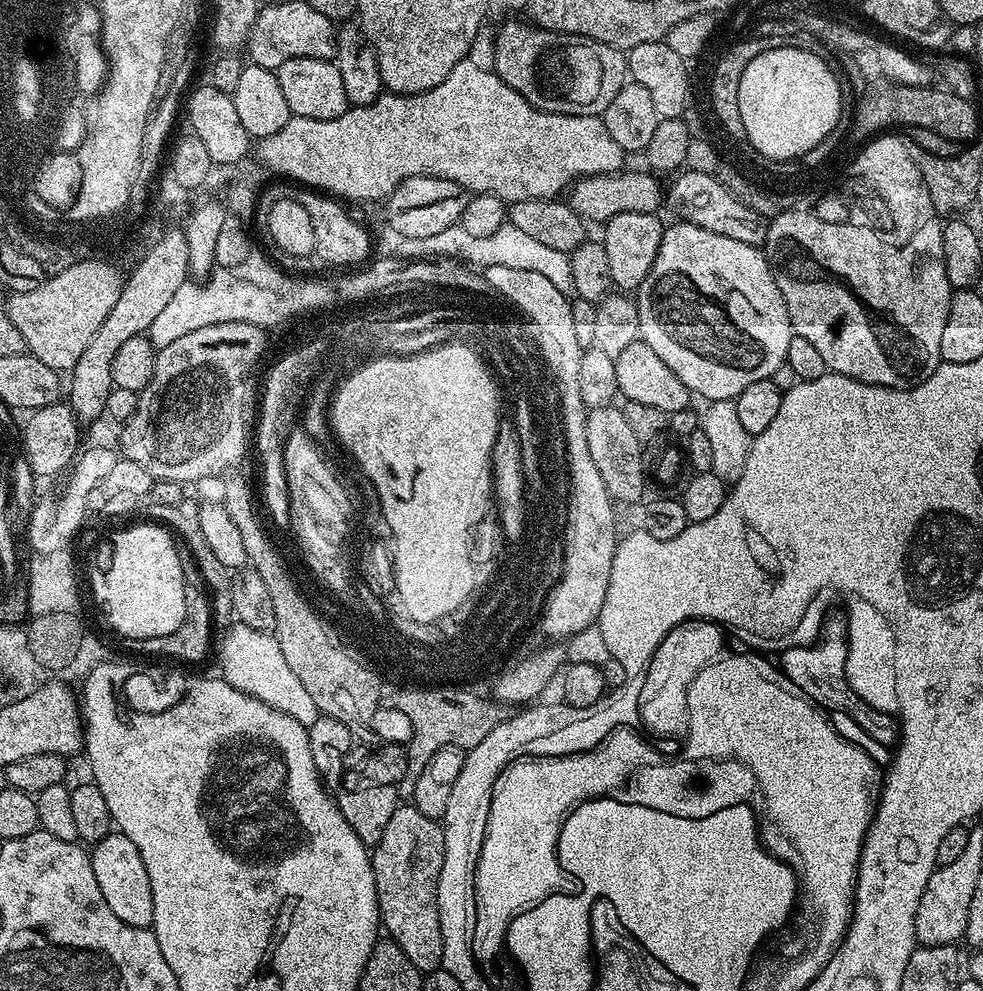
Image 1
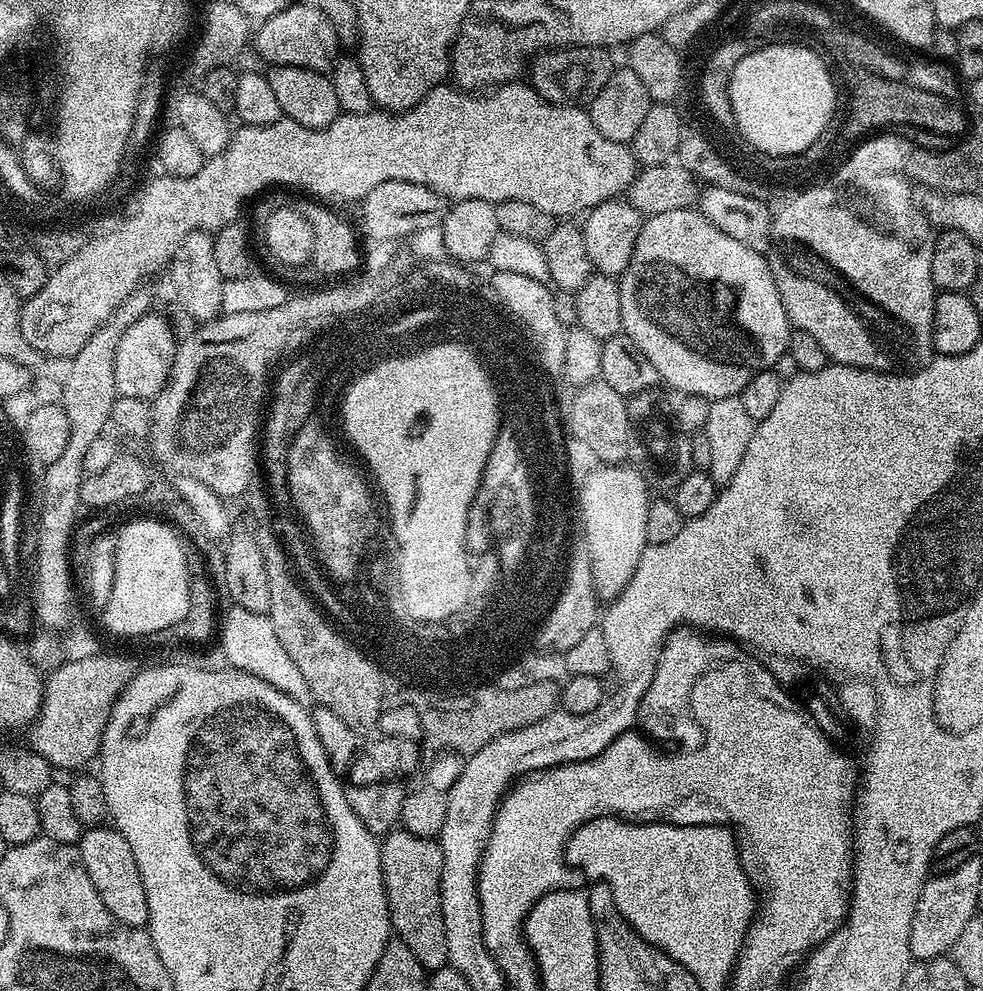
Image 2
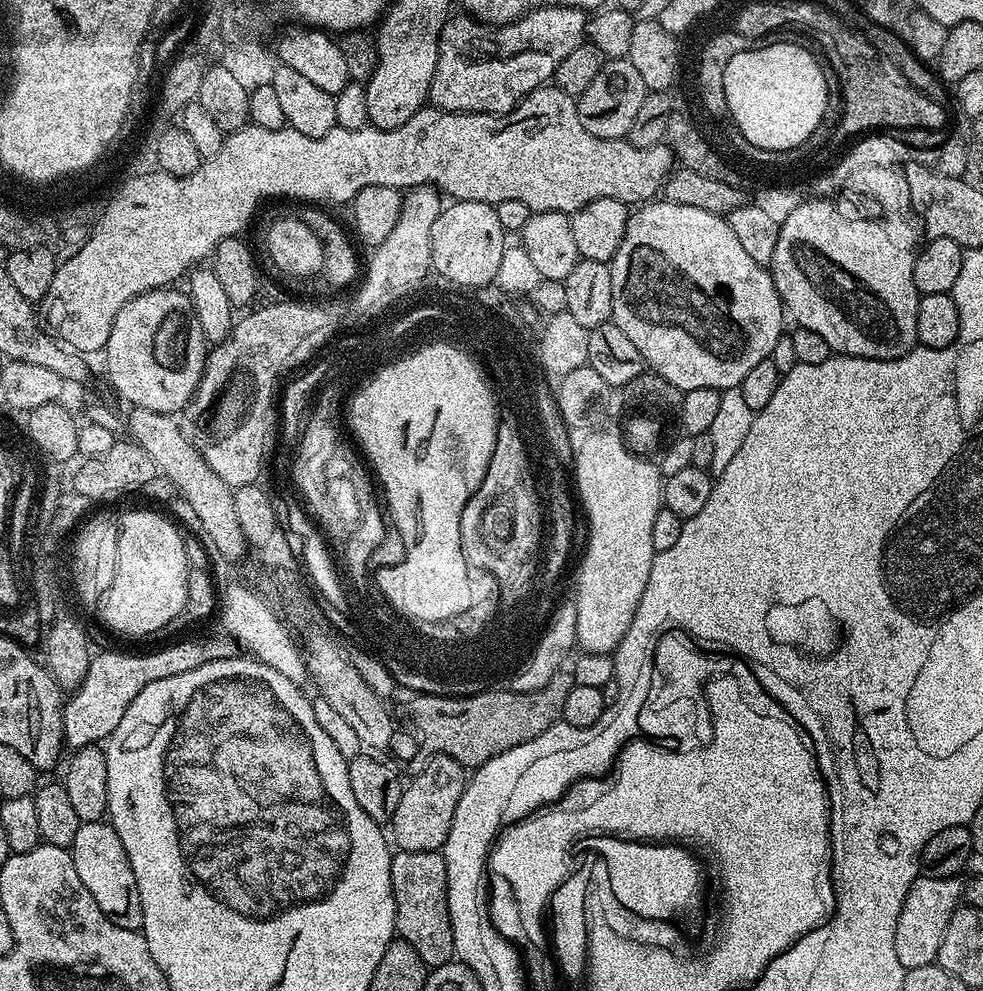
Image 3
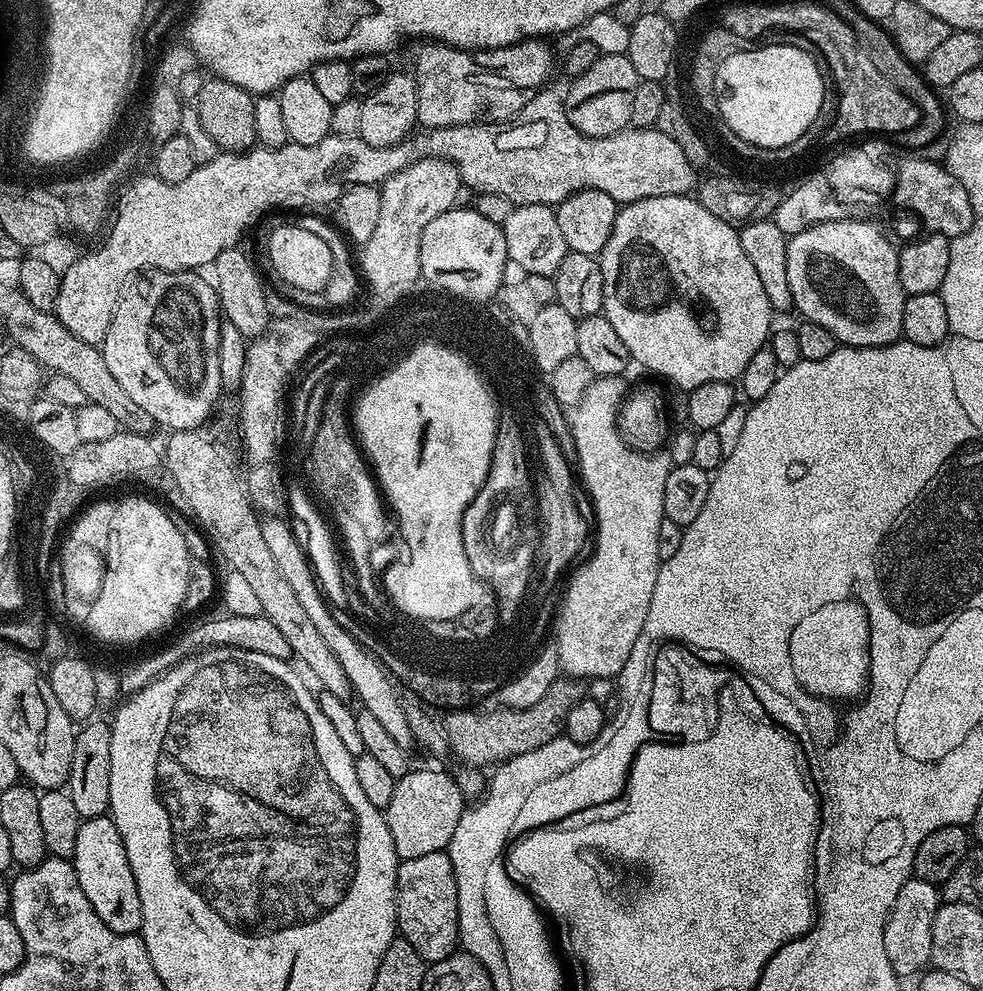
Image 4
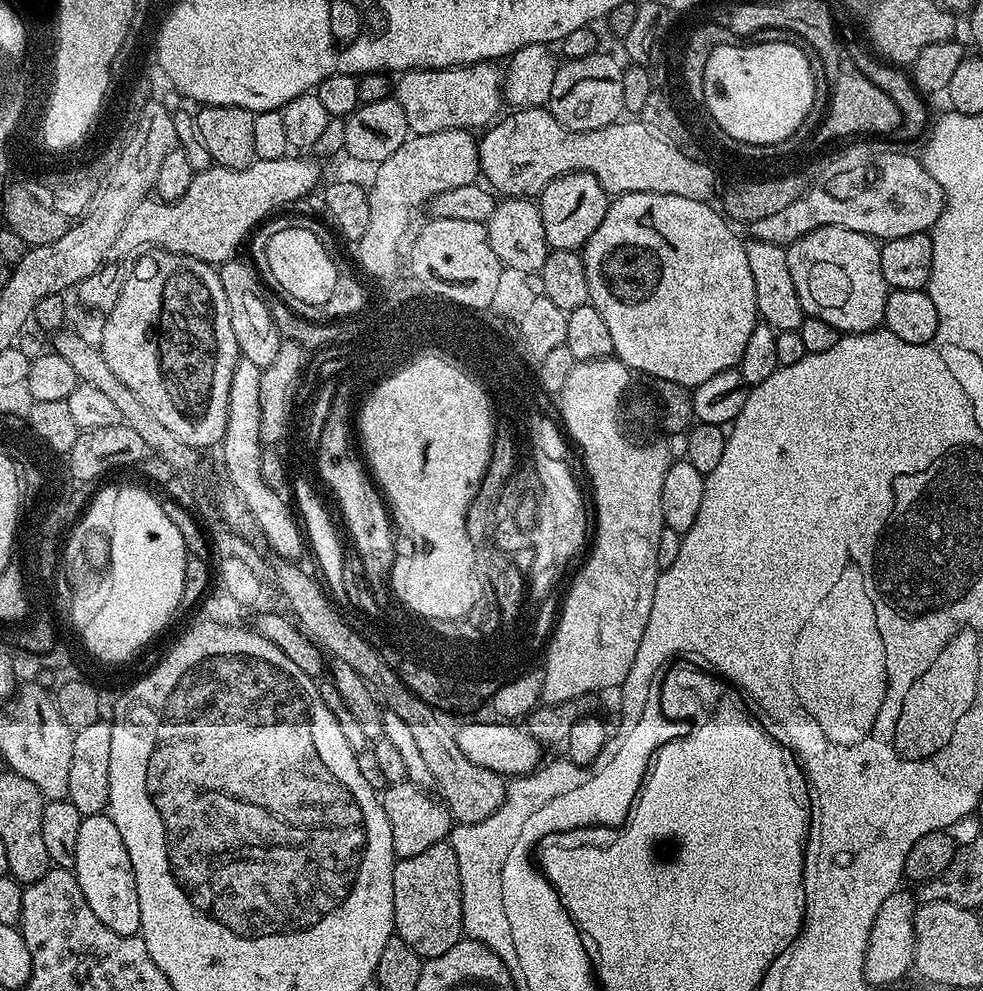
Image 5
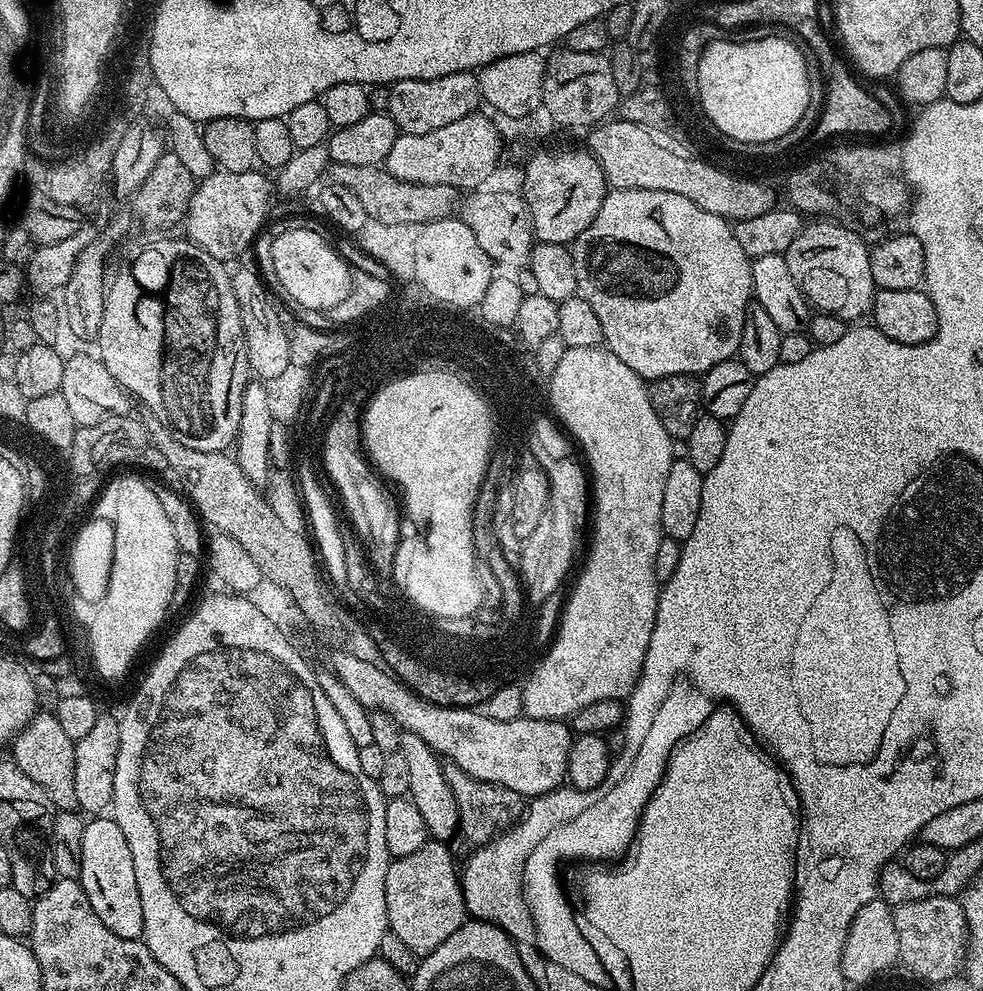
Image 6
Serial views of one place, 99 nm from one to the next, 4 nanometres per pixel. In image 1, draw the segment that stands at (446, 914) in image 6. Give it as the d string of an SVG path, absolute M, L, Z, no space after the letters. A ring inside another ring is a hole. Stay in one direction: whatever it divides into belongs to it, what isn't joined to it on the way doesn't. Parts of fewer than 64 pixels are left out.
M411 802L394 810L382 838L371 849L374 886L383 931L414 962L421 974L443 965L442 926L438 914L438 882L444 865L444 830L440 820L431 820Z

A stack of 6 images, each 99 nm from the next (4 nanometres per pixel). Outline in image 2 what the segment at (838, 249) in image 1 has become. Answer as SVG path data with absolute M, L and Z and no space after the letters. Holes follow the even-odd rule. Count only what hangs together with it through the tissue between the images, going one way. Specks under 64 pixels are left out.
M828 191L808 192L801 196L800 200L788 200L784 209L777 211L772 218L772 241L766 253L766 259L770 270L774 274L774 286L778 286L778 294L782 298L782 306L786 306L786 314L793 329L801 328L821 344L822 350L826 350L829 361L865 368L875 372L899 372L907 374L917 372L923 368L929 360L933 359L932 347L932 322L934 320L934 302L938 295L935 282L930 274L931 255L927 251L916 246L903 244L893 236L886 236L877 232L872 225L853 214L843 203L838 202L838 197Z

